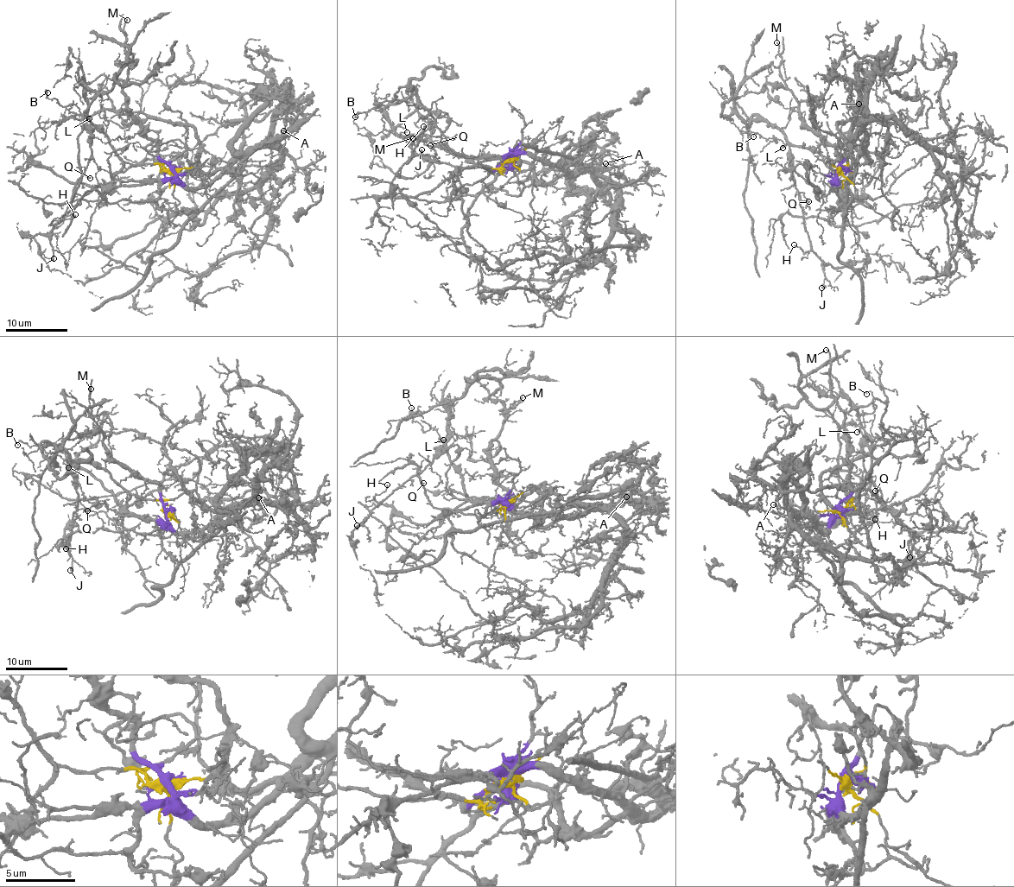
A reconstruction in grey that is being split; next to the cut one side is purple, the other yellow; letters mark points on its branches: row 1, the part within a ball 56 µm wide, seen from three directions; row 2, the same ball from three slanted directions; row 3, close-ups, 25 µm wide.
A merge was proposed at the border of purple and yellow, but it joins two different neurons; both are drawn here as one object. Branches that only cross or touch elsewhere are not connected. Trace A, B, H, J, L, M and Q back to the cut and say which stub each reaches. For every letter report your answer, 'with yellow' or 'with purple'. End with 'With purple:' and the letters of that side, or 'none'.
A: with purple
B: with yellow
H: with yellow
J: with yellow
L: with yellow
M: with purple
Q: with yellow
With purple: A, M

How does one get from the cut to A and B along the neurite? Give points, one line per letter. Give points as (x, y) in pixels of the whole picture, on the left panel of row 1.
A: (173, 169), (184, 186), (197, 188), (209, 186), (246, 151), (261, 149), (270, 141), (275, 142), (282, 129)
B: (173, 169), (161, 164), (130, 164), (120, 158), (77, 105), (60, 105), (47, 92)

